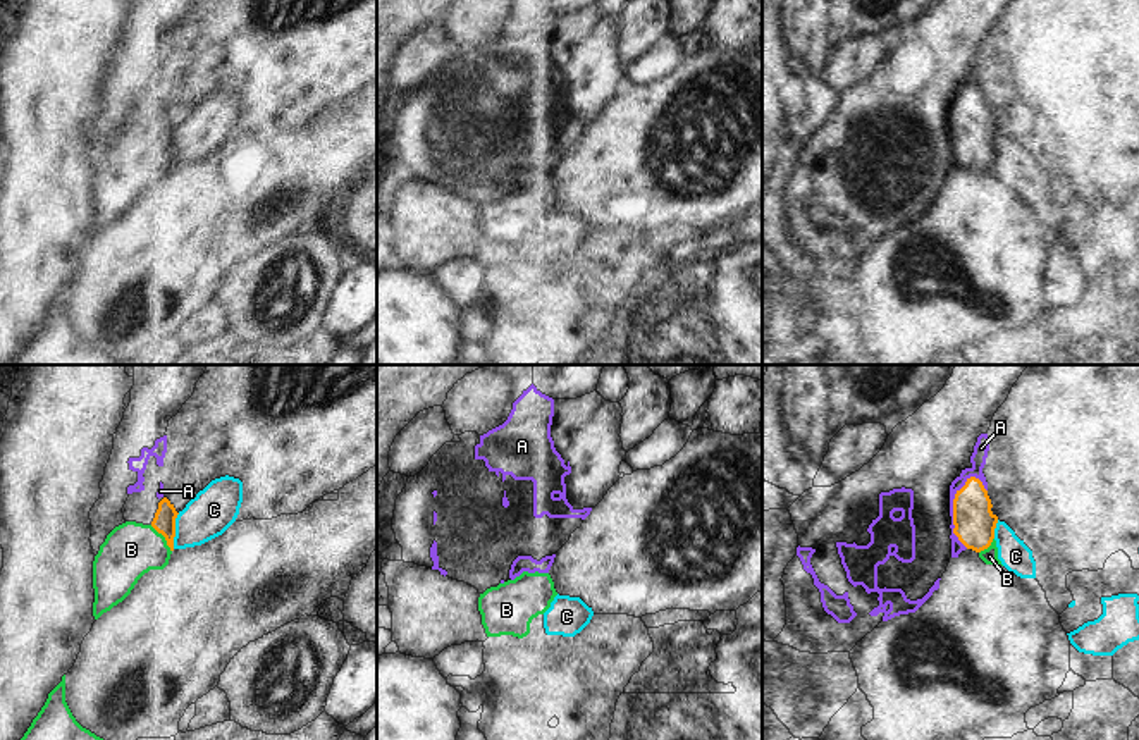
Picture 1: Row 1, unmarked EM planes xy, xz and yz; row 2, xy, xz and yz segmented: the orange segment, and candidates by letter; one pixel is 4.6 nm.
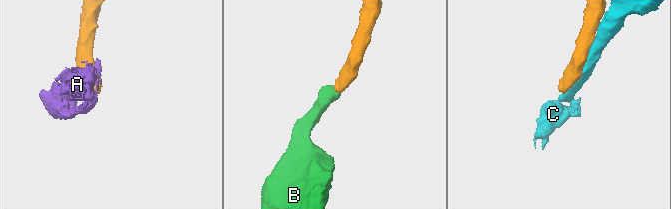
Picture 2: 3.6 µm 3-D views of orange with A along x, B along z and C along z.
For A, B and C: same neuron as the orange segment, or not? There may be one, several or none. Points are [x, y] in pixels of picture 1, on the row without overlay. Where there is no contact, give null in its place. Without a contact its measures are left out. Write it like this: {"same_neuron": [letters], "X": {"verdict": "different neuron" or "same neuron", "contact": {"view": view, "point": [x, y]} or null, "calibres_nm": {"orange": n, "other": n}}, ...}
{"same_neuron": ["B"], "A": {"verdict": "different neuron", "contact": {"view": "yz", "point": [954, 126]}, "calibres_nm": {"orange": 190, "other": 60}}, "B": {"verdict": "same neuron", "contact": {"view": "xy", "point": [164, 150]}, "calibres_nm": {"orange": 110, "other": 260}}, "C": {"verdict": "different neuron", "contact": {"view": "xy", "point": [174, 145]}, "calibres_nm": {"orange": 110, "other": 220}}}

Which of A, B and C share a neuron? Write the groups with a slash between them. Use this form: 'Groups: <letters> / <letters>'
Groups: A / B / C

